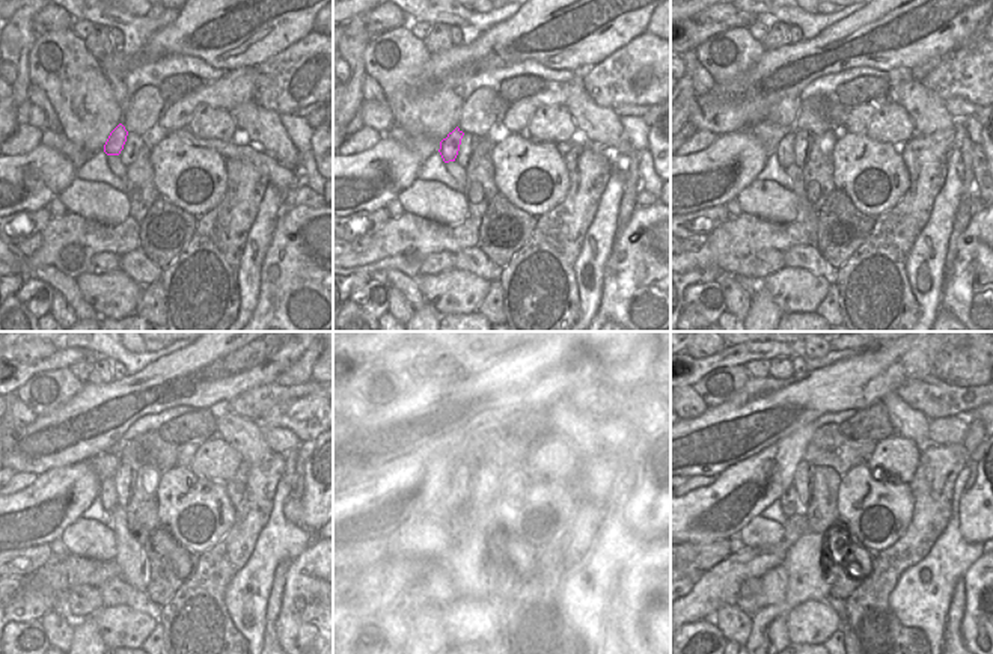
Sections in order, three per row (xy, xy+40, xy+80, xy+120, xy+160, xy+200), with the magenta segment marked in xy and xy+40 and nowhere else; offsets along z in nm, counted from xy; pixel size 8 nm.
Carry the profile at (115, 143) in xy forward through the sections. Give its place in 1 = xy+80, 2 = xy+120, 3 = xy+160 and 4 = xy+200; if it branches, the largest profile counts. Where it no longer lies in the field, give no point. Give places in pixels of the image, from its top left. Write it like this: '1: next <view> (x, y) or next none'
1: next xy+80 (784, 151)
2: next xy+120 (107, 492)
3: next xy+160 (449, 499)
4: next xy+200 (790, 505)

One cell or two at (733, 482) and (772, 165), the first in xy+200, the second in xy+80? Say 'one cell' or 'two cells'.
two cells

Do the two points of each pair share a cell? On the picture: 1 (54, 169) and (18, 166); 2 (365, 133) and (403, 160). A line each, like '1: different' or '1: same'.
1: same
2: different

